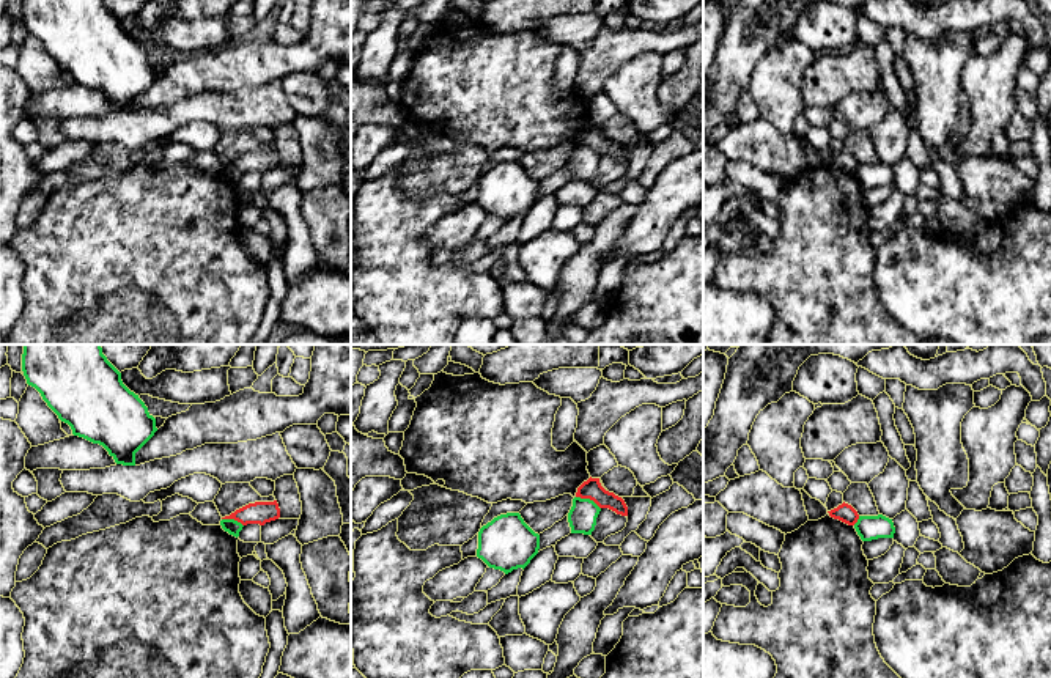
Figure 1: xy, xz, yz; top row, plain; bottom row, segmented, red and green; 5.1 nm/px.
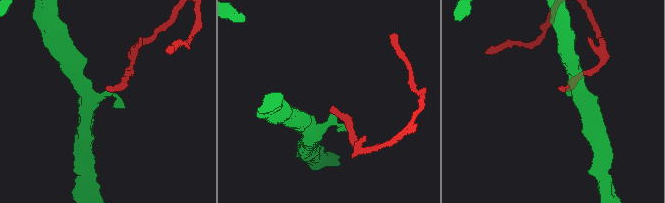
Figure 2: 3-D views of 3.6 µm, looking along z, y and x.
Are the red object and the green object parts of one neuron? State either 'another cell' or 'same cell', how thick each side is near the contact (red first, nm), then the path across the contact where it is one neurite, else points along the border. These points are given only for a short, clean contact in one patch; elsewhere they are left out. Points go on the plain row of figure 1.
another cell; 100 nm thick on the red side, 140 nm on the other; border along xz (576, 143), (590, 147), (600, 156)

